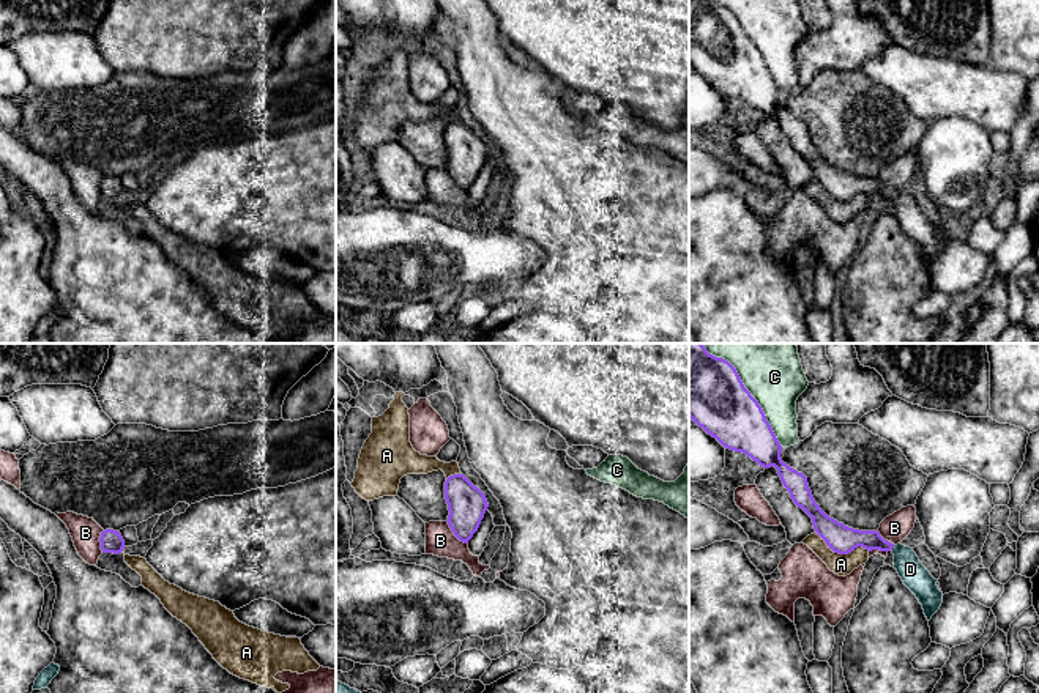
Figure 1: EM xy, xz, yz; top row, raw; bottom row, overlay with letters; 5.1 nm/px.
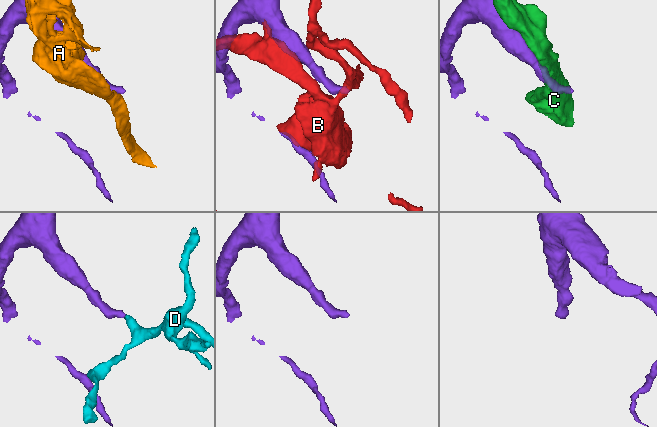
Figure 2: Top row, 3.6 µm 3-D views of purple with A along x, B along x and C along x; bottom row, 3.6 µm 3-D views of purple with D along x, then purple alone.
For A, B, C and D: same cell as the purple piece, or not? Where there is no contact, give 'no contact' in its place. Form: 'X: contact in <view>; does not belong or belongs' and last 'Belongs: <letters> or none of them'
A: contact in yz; does not belong
B: contact in xz; does not belong
C: contact in yz; does not belong
D: contact in yz; belongs
Belongs: D

